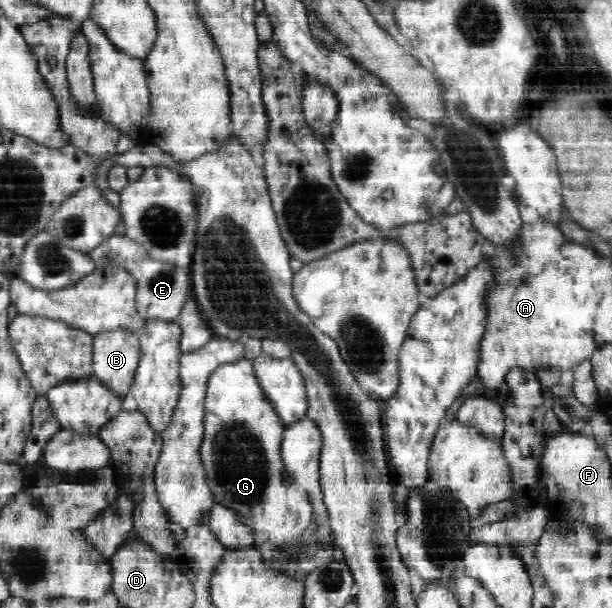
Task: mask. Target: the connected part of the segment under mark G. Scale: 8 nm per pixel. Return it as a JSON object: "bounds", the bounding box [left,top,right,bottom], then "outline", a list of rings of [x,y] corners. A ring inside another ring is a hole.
{"bounds":[200,357,333,581],"outline":[[[241,357],[217,365],[207,377],[204,395],[204,436],[200,447],[200,460],[205,480],[214,503],[233,510],[243,525],[252,533],[252,547],[262,557],[262,562],[272,571],[292,581],[305,579],[316,567],[333,559],[332,544],[319,544],[319,557],[303,557],[299,563],[280,561],[276,557],[276,547],[284,541],[299,539],[300,533],[309,523],[312,507],[307,495],[289,495],[293,489],[292,478],[288,475],[280,456],[280,441],[286,425],[281,424],[275,412],[264,398],[255,378],[253,361]]]}

